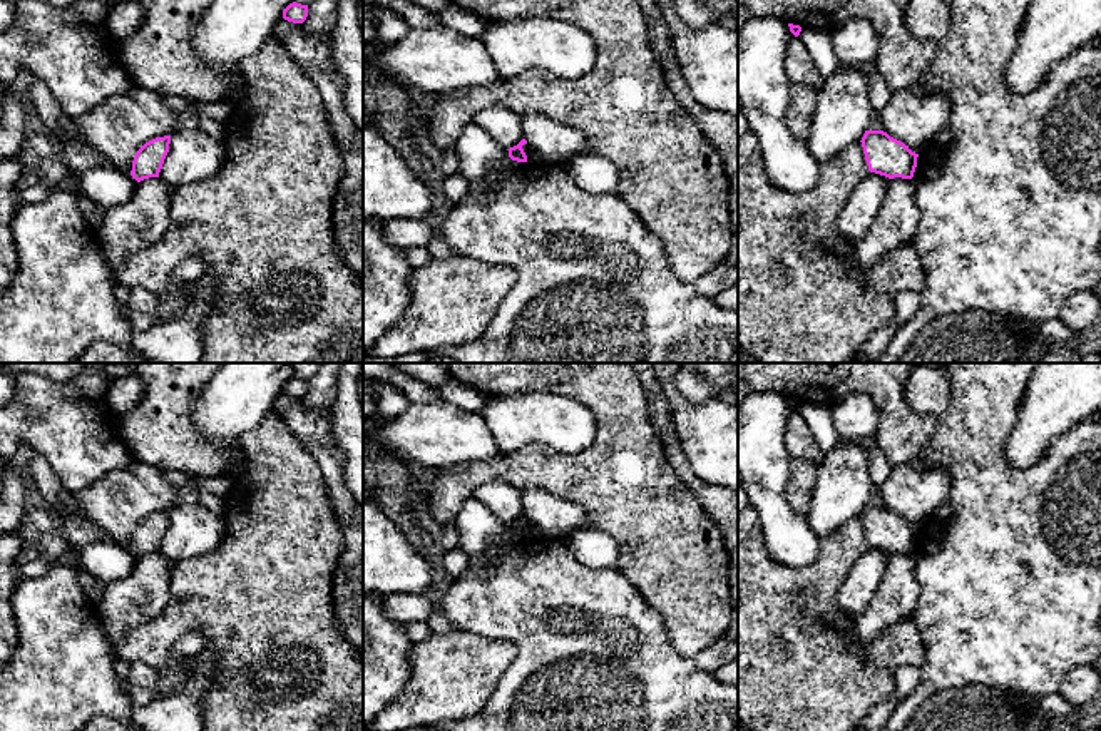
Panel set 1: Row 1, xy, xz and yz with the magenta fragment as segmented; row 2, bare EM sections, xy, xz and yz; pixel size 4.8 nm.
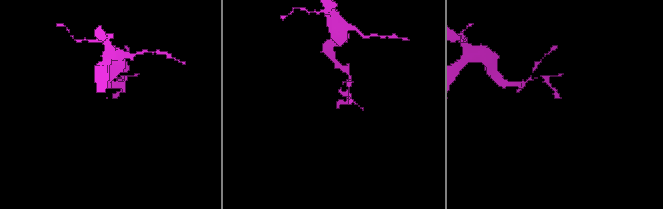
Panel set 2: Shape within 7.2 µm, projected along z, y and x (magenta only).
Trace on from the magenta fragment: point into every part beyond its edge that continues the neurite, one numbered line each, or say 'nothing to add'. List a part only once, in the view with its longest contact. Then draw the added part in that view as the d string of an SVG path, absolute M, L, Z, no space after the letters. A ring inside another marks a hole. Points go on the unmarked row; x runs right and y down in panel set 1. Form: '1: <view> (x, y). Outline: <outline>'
nothing to add

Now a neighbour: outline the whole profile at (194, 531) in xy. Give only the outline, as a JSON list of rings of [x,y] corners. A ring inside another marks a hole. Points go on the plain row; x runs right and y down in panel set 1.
[[[179,502],[171,509],[159,554],[172,565],[214,552],[224,537],[224,522],[201,504]]]

